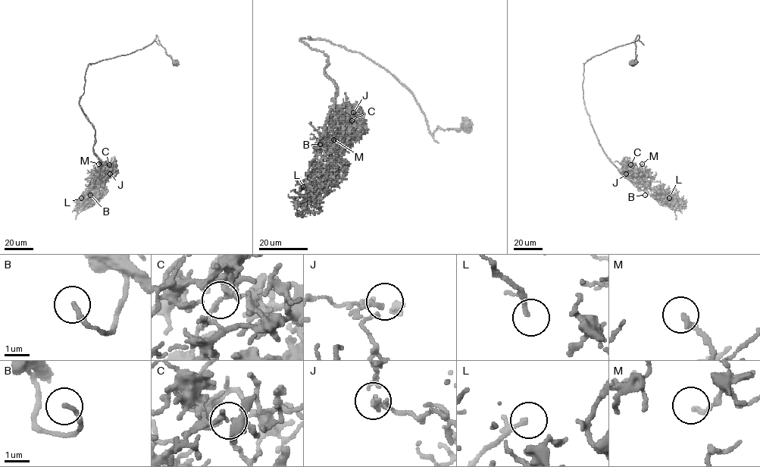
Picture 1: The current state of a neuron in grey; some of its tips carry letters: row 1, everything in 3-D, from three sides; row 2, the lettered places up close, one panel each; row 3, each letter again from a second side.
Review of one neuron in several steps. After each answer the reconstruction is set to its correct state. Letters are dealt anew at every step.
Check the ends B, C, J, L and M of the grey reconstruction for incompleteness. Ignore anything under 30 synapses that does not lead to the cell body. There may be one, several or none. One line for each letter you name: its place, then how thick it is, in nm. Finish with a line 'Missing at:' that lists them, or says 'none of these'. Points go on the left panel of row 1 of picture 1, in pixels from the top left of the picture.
Missing at: none of these

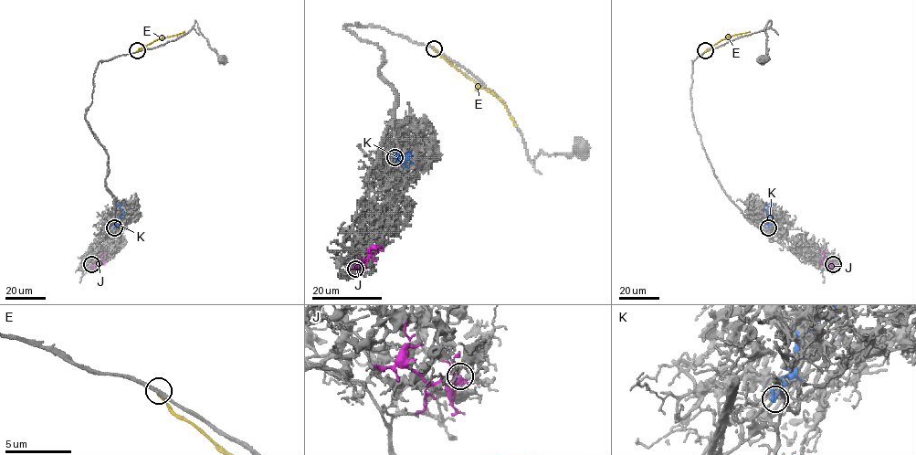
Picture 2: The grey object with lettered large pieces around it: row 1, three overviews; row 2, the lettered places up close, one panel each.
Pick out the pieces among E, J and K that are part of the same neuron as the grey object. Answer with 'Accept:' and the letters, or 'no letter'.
Accept: no letter

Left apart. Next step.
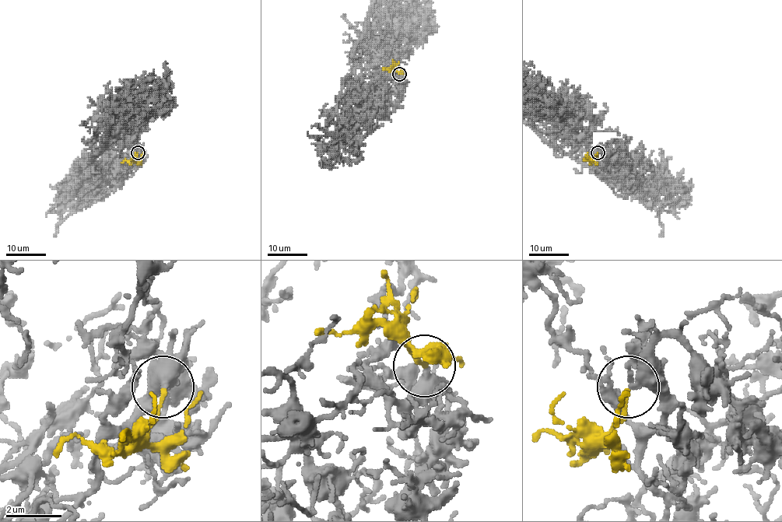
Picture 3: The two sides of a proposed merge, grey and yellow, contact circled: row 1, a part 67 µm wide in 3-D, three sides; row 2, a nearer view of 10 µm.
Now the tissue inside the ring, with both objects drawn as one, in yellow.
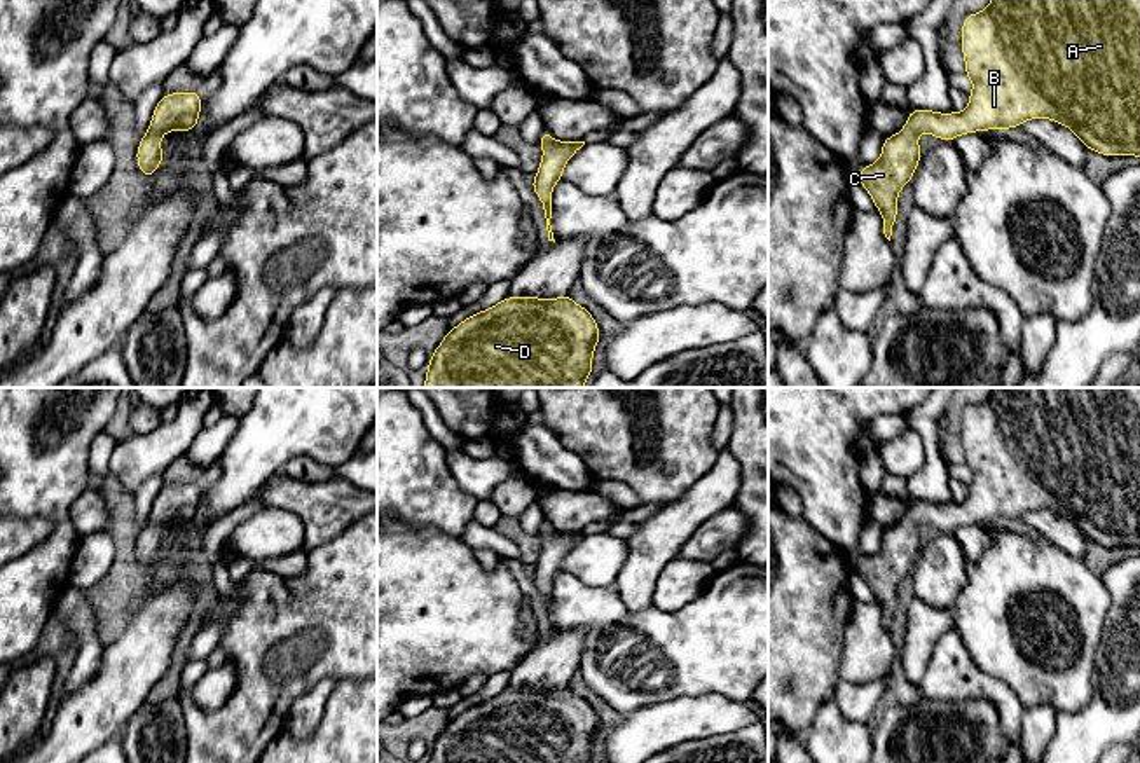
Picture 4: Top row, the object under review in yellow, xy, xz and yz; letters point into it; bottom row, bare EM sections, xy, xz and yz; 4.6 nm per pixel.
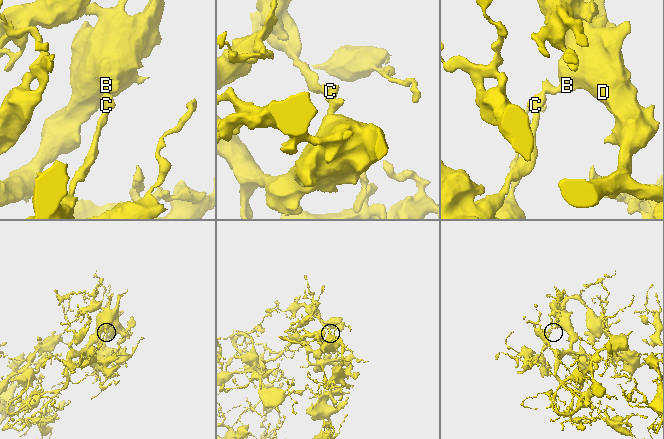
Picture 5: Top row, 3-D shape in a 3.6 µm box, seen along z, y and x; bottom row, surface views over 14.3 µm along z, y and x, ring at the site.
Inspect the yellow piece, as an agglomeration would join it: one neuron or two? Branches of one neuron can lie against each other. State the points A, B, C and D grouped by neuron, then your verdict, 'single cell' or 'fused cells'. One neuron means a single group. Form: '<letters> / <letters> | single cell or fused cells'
A B C D | single cell

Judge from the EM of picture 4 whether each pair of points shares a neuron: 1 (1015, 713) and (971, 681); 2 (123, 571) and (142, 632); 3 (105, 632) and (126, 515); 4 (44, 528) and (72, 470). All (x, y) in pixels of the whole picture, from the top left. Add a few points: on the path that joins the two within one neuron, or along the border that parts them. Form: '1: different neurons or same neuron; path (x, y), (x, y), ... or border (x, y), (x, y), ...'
1: same neuron; path (1004, 702), (988, 687), (982, 685)
2: different neurons; border (161, 592), (110, 643)
3: same neuron; path (114, 603), (124, 591), (124, 545)
4: different neurons; border (51, 519), (53, 531), (25, 554)

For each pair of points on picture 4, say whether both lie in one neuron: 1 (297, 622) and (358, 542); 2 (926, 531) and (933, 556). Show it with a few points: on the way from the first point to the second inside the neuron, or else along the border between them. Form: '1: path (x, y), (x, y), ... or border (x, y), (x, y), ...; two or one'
1: path (316, 603), (358, 561); one
2: border (940, 533), (924, 543); two

